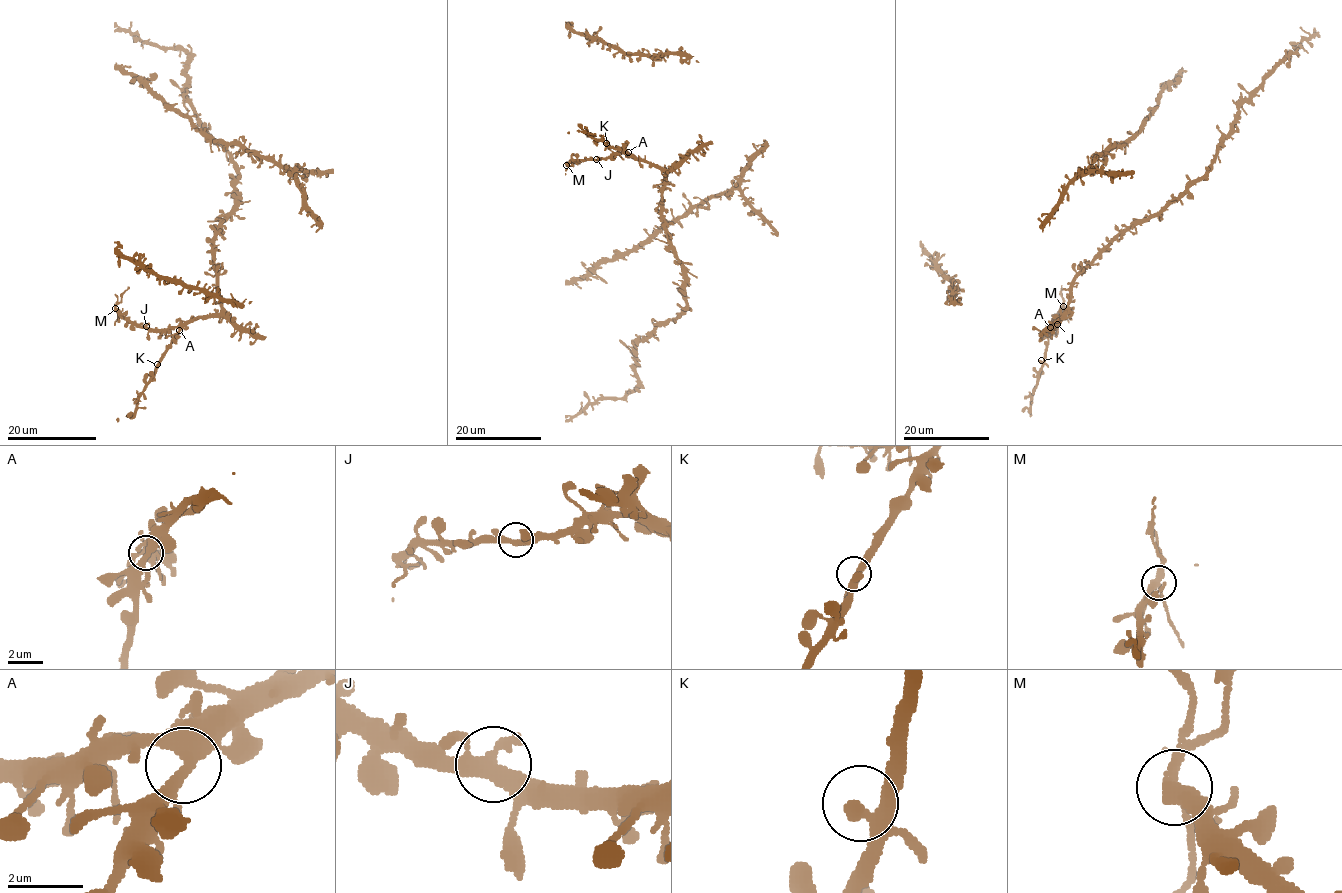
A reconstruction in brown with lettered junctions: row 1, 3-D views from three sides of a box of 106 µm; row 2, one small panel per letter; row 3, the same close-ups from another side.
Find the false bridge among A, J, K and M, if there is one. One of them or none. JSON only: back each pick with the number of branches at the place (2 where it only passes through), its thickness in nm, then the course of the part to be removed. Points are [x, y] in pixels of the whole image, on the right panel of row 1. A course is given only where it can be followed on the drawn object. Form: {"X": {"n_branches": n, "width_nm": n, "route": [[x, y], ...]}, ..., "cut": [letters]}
{"M": {"n_branches": 3, "width_nm": 320, "route": [[1062, 306], [1061, 285]]}, "cut": ["M"]}

